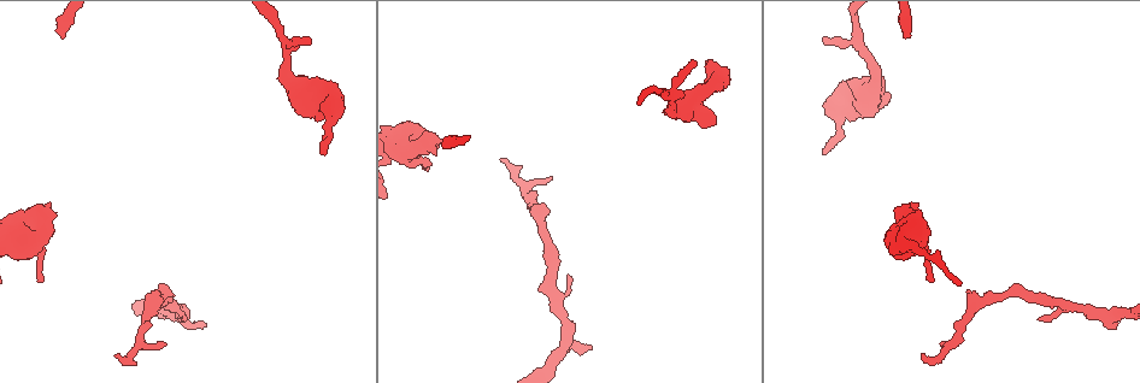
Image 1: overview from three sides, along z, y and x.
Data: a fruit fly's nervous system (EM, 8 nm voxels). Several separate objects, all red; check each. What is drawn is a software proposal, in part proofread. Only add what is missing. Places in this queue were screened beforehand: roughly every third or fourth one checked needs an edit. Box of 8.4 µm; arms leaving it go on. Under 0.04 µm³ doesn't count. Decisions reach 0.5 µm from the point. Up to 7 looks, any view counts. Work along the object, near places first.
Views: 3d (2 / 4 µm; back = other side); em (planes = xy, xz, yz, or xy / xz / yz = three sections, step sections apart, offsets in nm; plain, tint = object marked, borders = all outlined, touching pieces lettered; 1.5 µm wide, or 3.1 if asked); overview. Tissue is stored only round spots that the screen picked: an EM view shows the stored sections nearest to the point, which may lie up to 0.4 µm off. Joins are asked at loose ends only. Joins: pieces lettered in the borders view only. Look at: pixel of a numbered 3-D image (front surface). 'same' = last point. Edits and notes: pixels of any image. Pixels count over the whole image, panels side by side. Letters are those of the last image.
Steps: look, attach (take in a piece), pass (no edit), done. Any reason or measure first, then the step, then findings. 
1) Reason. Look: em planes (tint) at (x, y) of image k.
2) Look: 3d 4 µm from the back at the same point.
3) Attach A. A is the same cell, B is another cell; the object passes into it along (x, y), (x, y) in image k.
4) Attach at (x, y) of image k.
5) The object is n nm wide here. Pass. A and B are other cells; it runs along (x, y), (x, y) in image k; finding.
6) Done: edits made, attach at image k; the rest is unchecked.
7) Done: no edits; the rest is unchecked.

Tapers out. Look: em yz step 4 (tint) at (167, 344) of image 1.

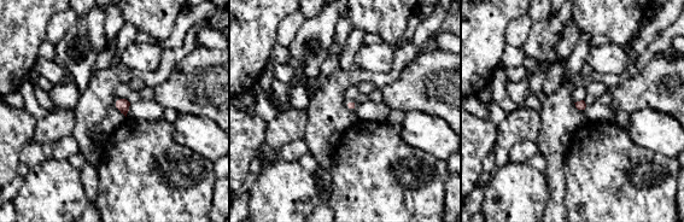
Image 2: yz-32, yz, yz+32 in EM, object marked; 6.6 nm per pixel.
Another direction. Look: em planes (borders) at the same point.

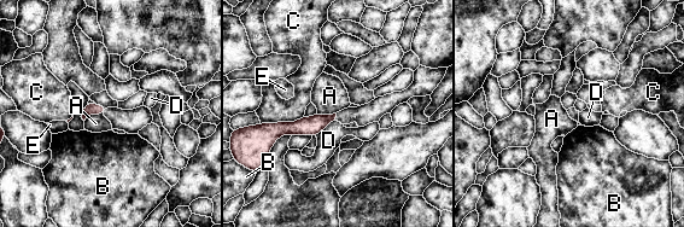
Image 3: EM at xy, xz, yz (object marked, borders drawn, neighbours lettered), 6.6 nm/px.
Pass. A, B, C, D and E are other cells; a border runs along (103, 114), (91, 114), (85, 121) in image 3; no lettered piece goes on from it.

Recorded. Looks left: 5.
An open end. Look: 3d 4 µm at (40, 281) of image 1.

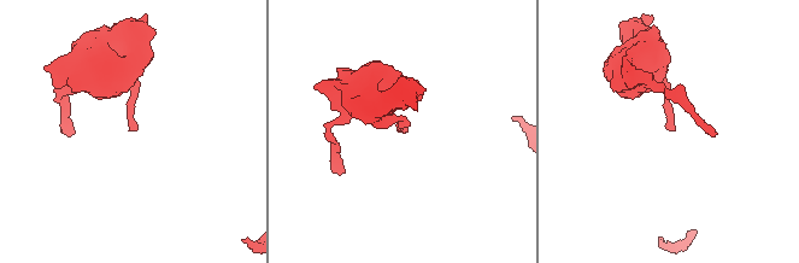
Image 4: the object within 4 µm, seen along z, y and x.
Shape alone is not enough. Look: em planes (tint) at (131, 128) of image 4.

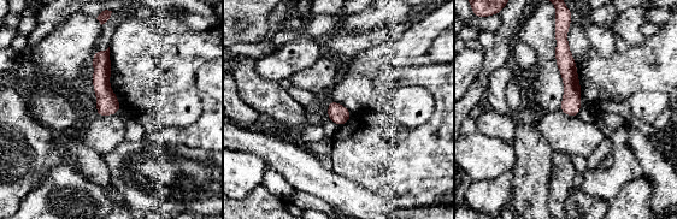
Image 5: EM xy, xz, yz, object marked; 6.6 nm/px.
See the neighbours. Look: em planes (borders) at the same point.

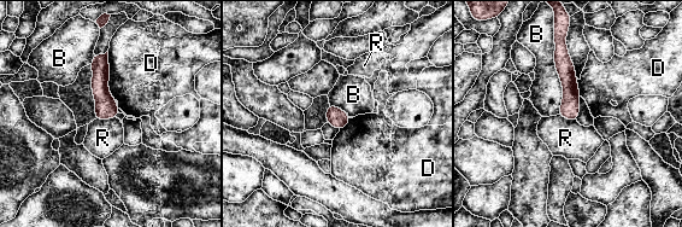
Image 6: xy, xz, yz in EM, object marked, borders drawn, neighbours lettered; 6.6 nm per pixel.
The longest contact is with B, 550 nm. Pass. B, D and R are other cells; a border runs along (116, 117), (95, 120) in image 6; none of them fits.

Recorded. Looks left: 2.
Free end. Look: 3d 4 µm at (823, 152) of image 1.

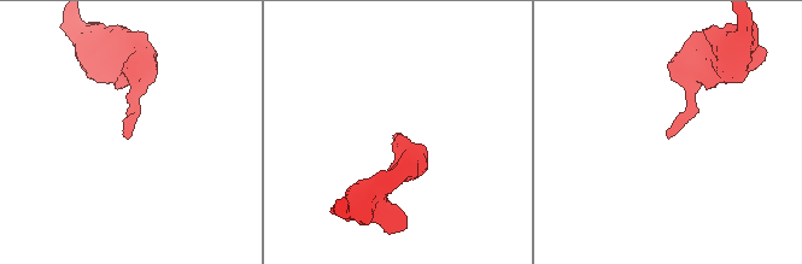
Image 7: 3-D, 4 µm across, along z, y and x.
Look: em planes (borders) at (668, 134) of image 7.

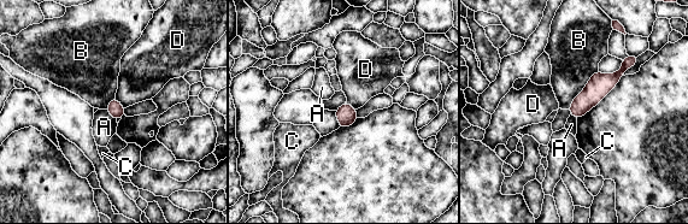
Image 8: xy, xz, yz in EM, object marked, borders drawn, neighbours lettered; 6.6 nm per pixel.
The object is 110 nm wide here. Pass. A, B, C and D are other cells; it runs along (629, 62), (572, 111) in image 8; none of them fits.

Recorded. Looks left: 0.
Done: no edits; the rest is unchecked.

